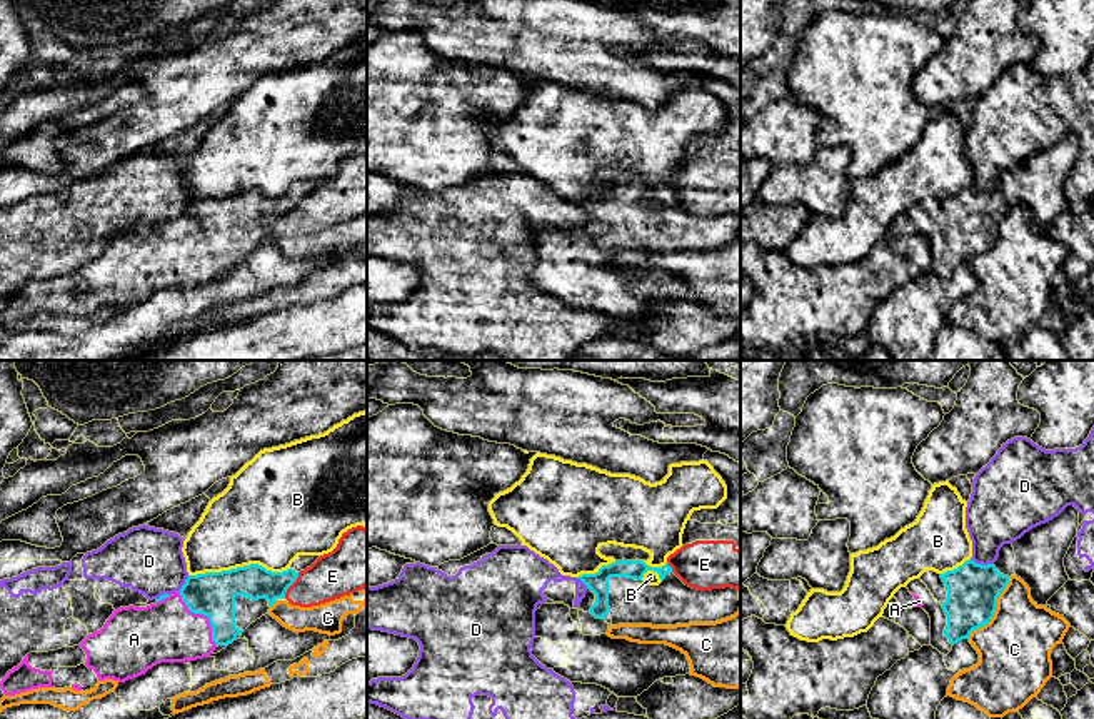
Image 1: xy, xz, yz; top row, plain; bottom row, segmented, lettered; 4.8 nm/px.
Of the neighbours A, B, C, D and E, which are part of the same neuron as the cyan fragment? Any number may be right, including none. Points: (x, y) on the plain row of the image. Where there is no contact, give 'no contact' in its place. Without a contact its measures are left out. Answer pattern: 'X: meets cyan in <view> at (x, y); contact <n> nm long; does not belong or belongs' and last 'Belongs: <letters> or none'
A: meets cyan in xy at (204, 241); contact 320 nm long; belongs
B: meets cyan in xy at (215, 199); contact 260 nm long; does not belong
C: meets cyan in yz at (994, 237); contact 360 nm long; does not belong
D: meets cyan in yz at (981, 191); contact 120 nm long; does not belong
E: meets cyan in xy at (292, 209); contact 140 nm long; does not belong
Belongs: A

